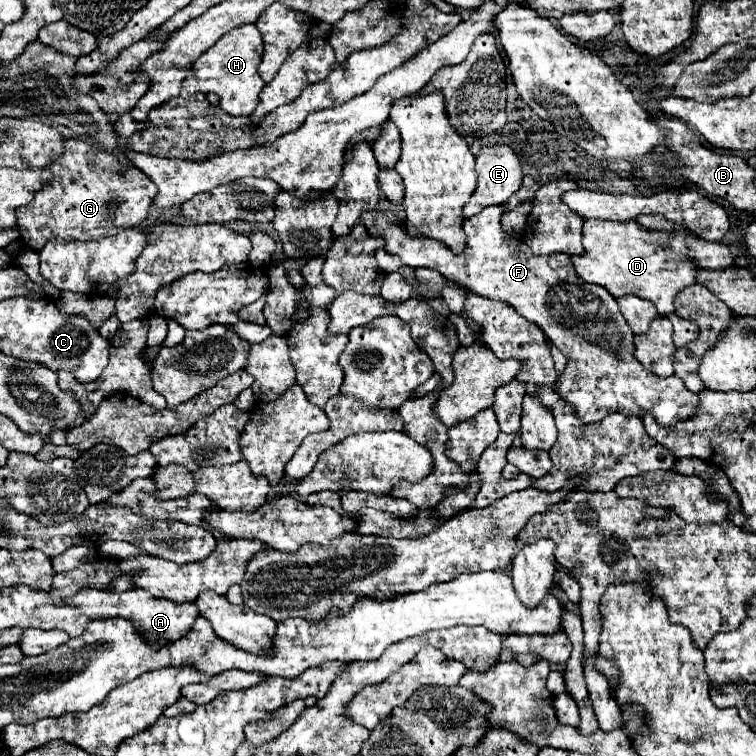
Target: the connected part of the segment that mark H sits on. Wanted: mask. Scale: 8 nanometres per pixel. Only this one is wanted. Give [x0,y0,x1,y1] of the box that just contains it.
[180,24,264,116]

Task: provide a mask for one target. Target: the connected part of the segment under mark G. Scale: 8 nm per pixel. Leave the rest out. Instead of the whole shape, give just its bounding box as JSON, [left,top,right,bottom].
[16,140,158,252]

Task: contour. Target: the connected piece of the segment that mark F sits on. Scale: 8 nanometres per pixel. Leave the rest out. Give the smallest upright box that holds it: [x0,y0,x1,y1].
[362,206,698,426]

